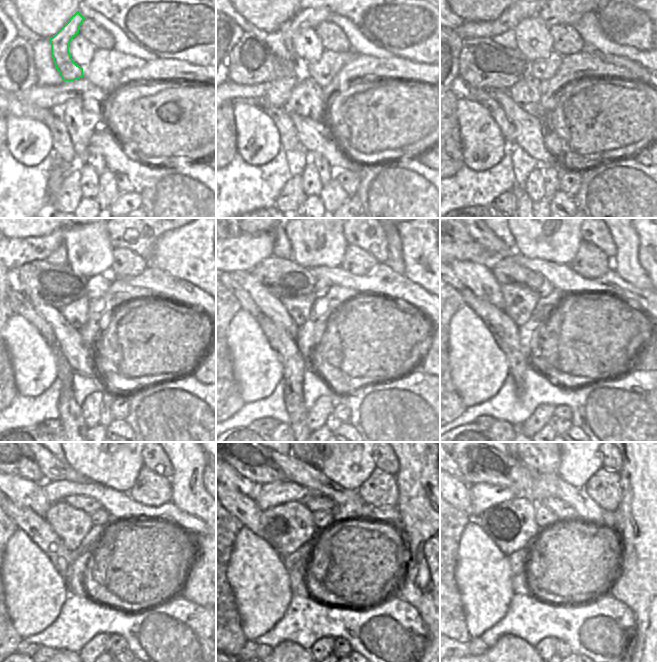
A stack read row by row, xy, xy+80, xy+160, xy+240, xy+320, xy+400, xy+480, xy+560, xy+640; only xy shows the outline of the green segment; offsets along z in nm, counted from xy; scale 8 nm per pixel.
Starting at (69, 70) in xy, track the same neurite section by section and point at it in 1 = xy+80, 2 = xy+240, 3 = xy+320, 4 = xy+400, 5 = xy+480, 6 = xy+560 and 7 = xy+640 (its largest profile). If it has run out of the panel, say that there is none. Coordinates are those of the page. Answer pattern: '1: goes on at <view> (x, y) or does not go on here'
1: goes on at xy+80 (308, 18)
2: goes on at xy+240 (120, 238)
3: goes on at xy+320 (379, 250)
4: goes on at xy+400 (608, 247)
5: goes on at xy+480 (165, 470)
6: goes on at xy+560 (391, 467)
7: goes on at xy+640 (614, 462)

